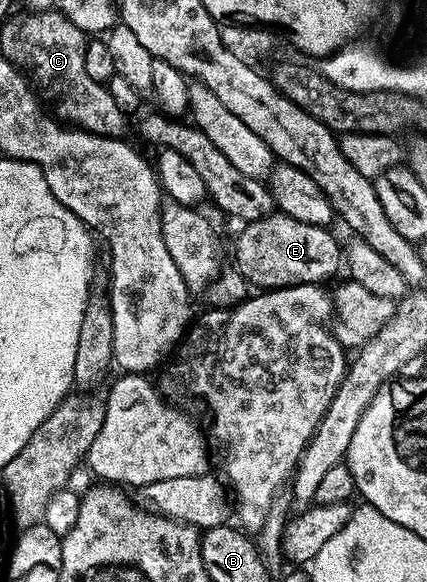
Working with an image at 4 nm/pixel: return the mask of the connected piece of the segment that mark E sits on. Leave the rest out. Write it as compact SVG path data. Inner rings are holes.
M271 213L262 219L256 219L245 224L241 228L238 240L234 243L234 259L237 270L247 281L247 284L256 286L258 289L273 289L275 287L295 287L301 283L325 284L325 279L330 279L337 273L338 267L343 266L344 251L334 240L333 230L310 225L304 221L296 221L296 217L281 213Z

